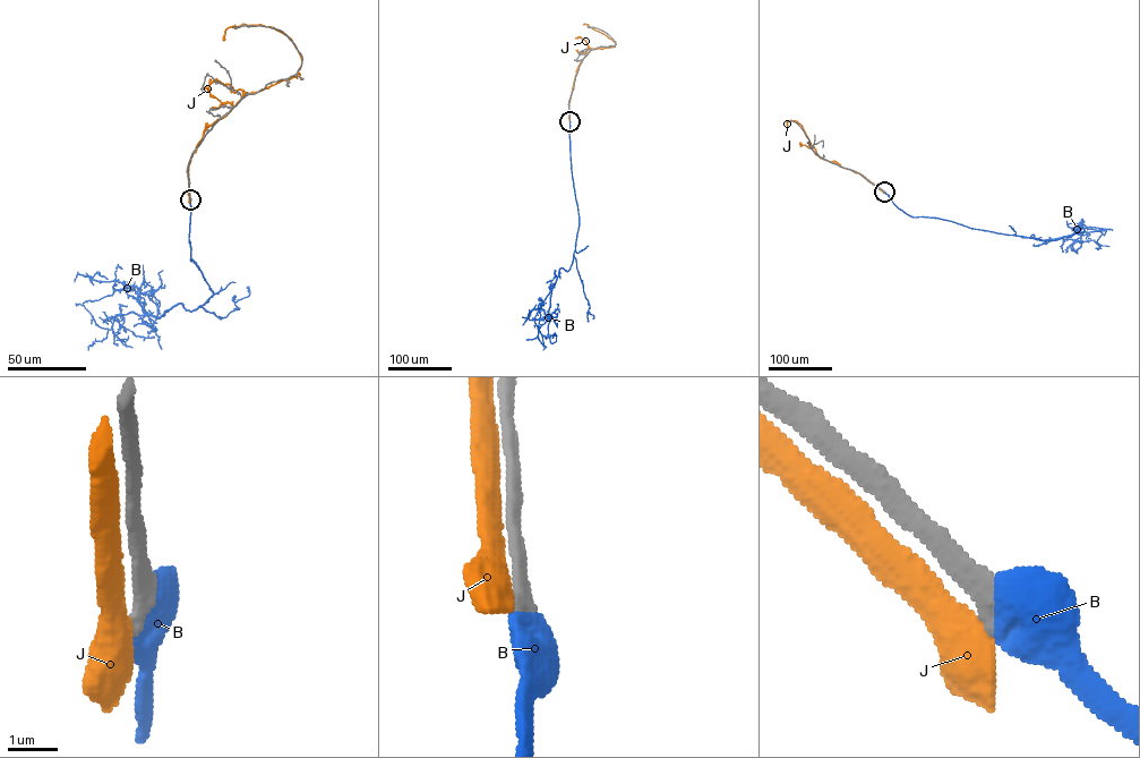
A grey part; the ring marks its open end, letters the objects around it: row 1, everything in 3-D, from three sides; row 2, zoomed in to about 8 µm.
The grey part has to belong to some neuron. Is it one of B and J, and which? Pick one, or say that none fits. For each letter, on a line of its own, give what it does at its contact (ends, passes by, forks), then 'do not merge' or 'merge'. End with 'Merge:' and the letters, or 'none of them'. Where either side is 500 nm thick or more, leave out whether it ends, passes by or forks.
B: merge
J: do not merge
Merge: B

